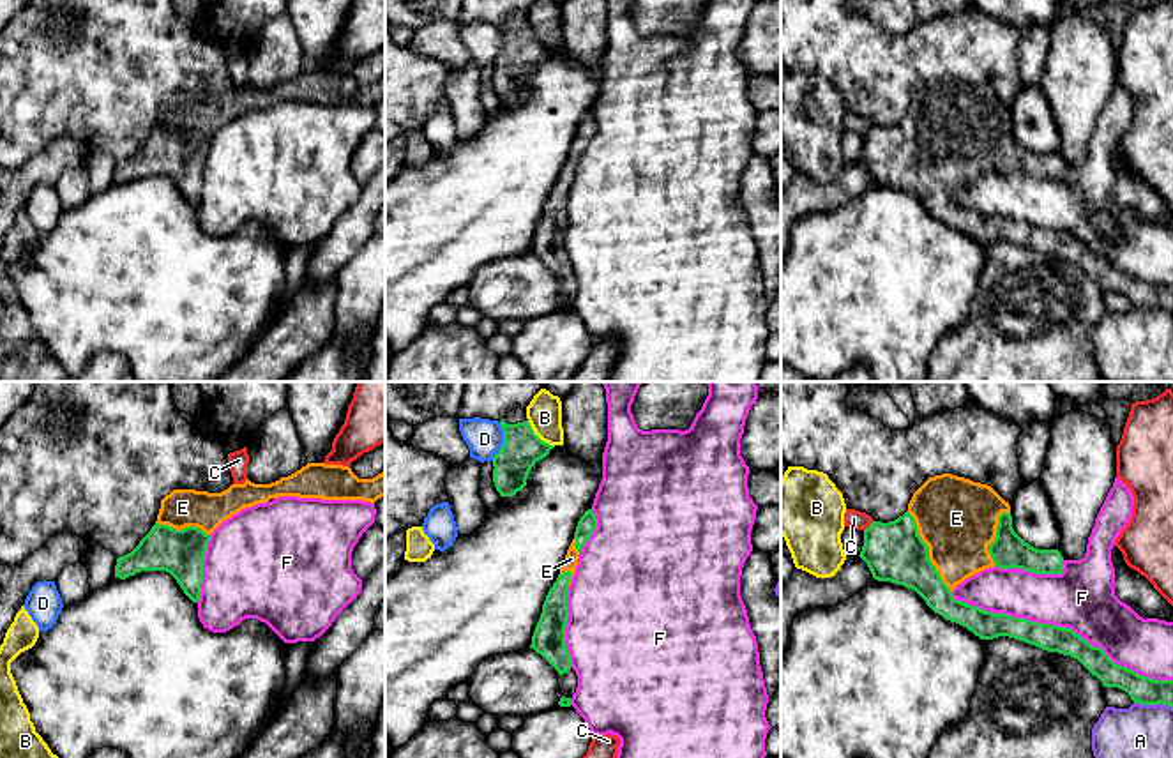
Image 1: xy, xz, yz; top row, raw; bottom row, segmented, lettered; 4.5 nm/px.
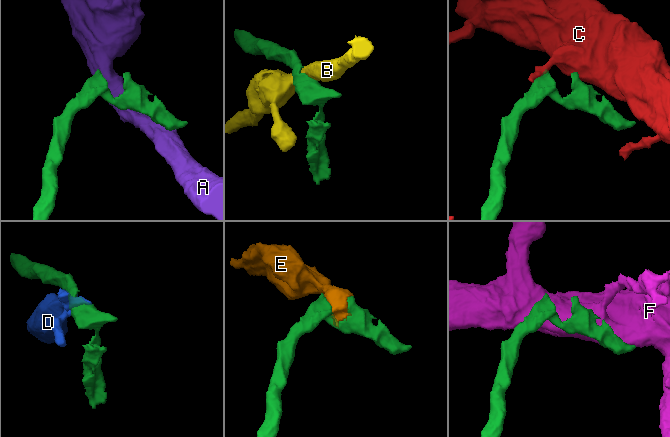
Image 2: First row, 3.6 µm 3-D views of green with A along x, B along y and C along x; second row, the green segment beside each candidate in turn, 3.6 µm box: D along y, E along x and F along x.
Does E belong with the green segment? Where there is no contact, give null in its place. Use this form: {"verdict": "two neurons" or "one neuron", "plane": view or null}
{"verdict": "one neuron", "plane": "yz"}

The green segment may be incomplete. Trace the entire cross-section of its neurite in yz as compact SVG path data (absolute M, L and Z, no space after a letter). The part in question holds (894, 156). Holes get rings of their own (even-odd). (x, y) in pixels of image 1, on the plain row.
M952 78L929 81L913 97L903 120L889 127L873 125L864 134L864 150L859 161L867 168L874 184L915 194L935 217L966 231L980 244L1009 240L1048 256L1071 260L1104 292L1125 295L1134 307L1173 311L1173 284L1154 284L1115 269L1101 251L1092 251L1069 231L984 216L952 201L952 194L966 182L995 170L1035 178L1062 178L1063 175L1063 161L1058 154L1037 154L1014 136L1009 106L988 88Z

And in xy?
M307 67L270 88L254 88L247 83L221 97L173 94L161 104L157 125L150 136L131 157L117 163L115 182L125 184L141 175L166 175L184 198L198 207L210 138L242 113L277 101L375 108L385 101L385 76L373 83L359 83L350 71Z

